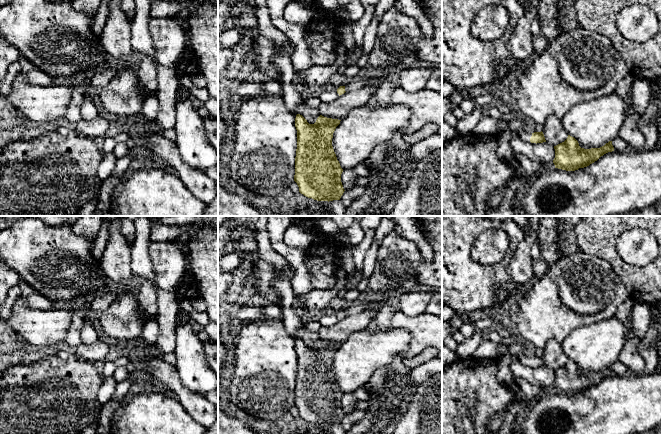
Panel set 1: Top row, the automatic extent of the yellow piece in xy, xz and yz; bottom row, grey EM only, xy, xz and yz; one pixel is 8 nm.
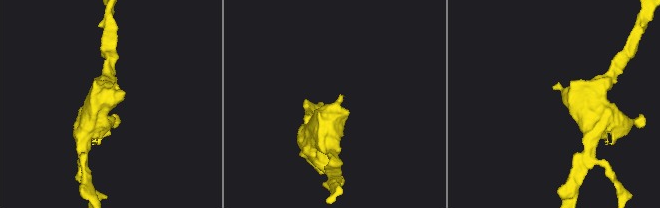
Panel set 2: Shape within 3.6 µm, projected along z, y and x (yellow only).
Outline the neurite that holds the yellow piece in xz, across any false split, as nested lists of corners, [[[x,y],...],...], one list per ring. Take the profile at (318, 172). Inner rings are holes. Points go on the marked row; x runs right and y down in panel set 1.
[[[296,115],[297,149],[294,181],[299,187],[299,192],[308,198],[328,202],[340,200],[345,191],[341,182],[343,169],[332,146],[333,133],[340,121],[320,115],[314,124],[309,124],[302,115]]]

